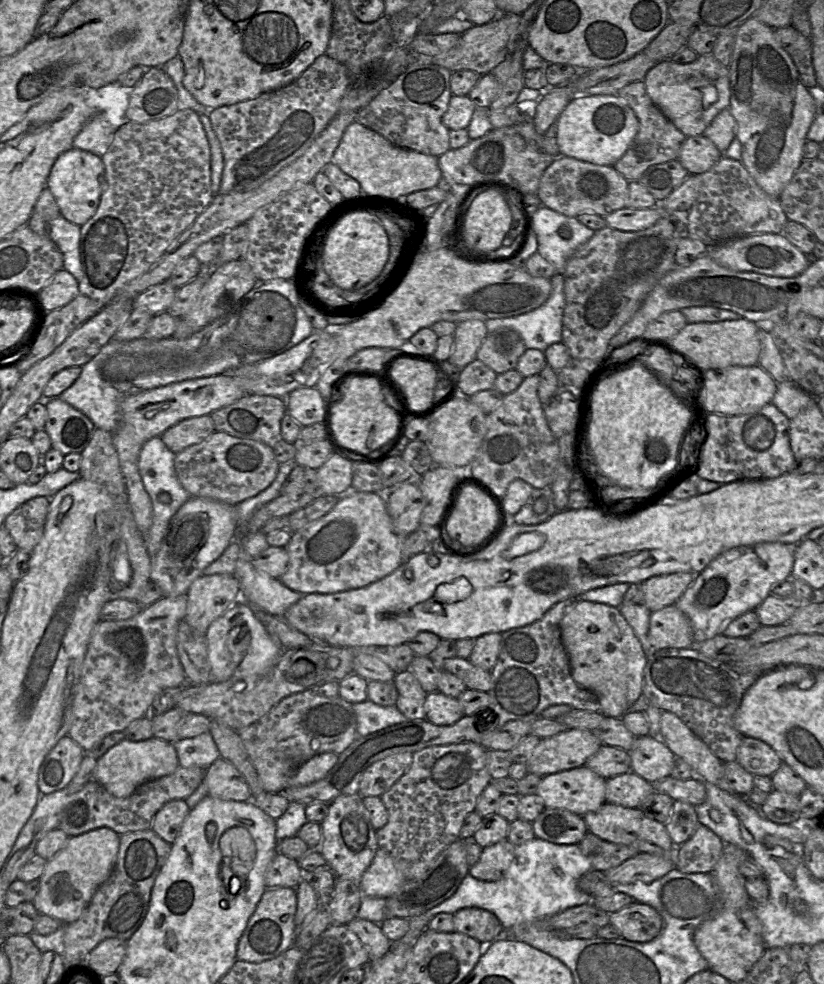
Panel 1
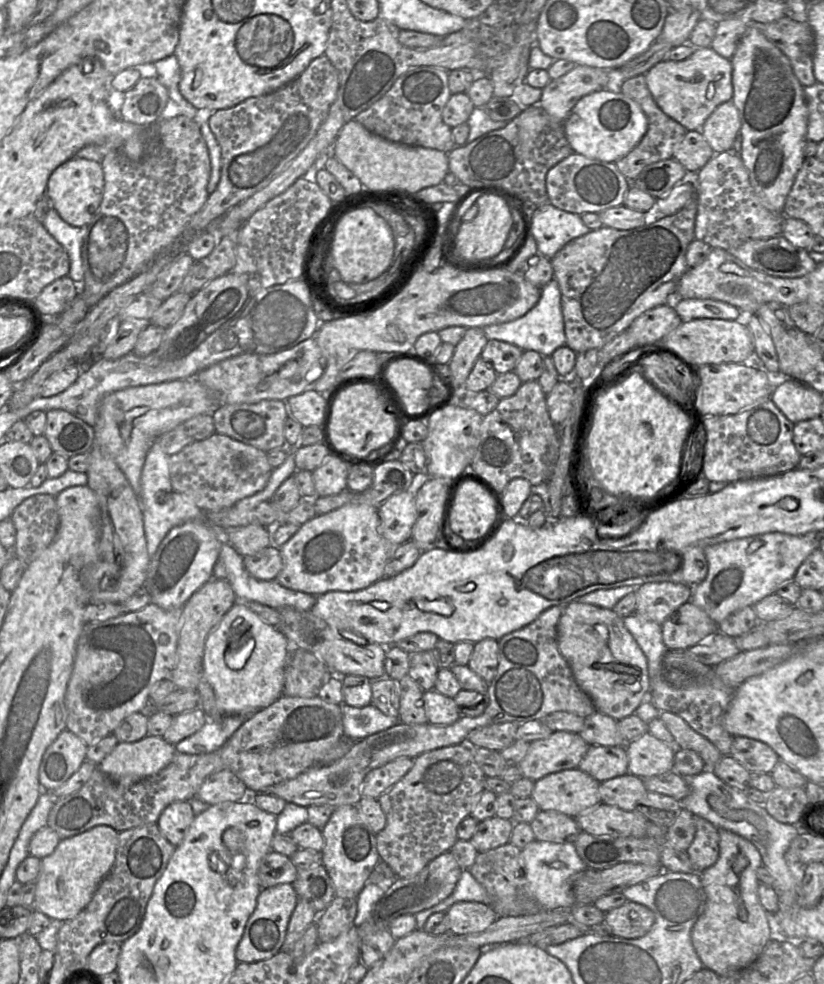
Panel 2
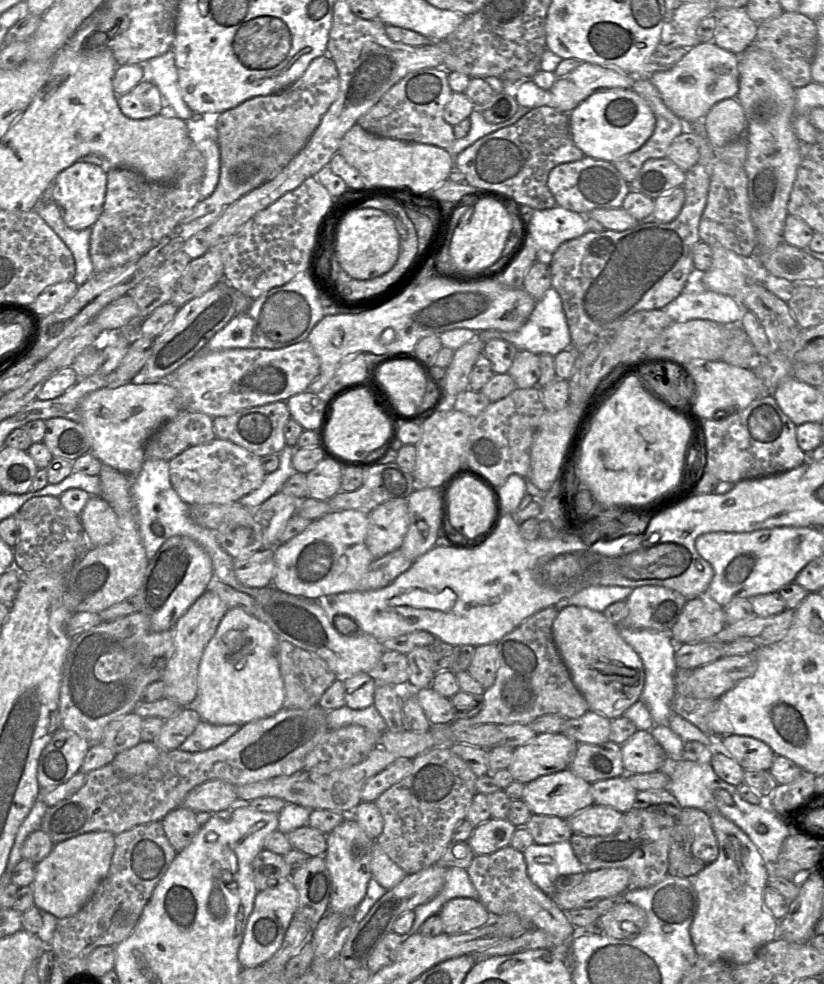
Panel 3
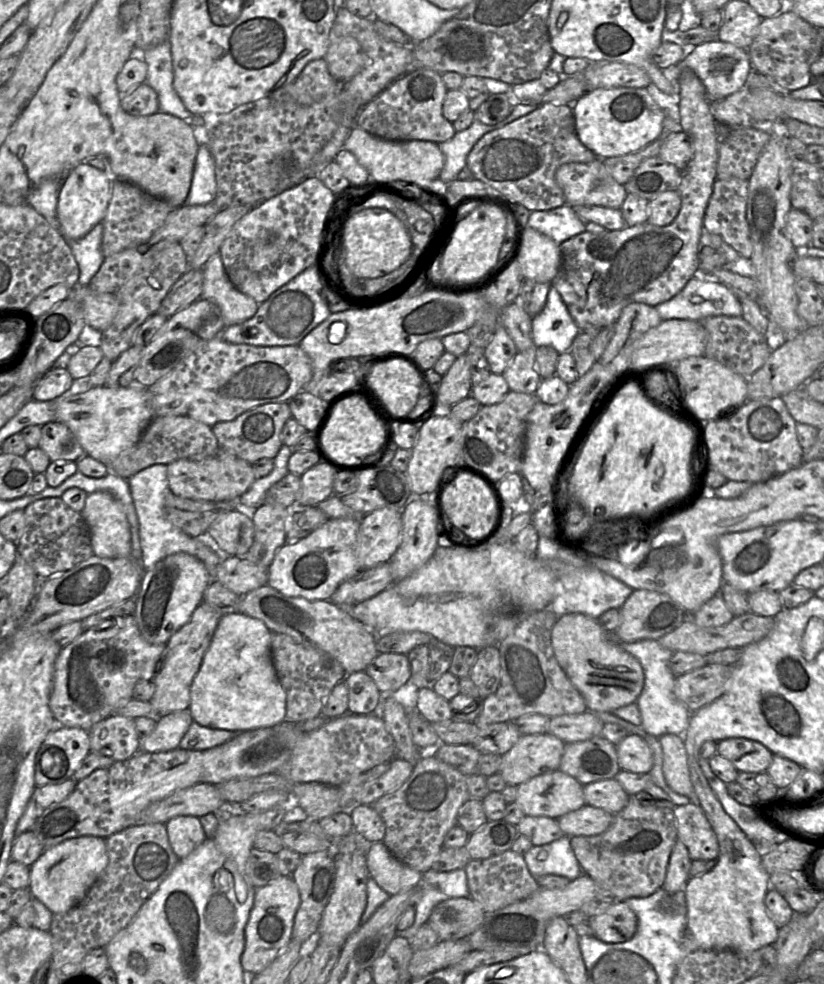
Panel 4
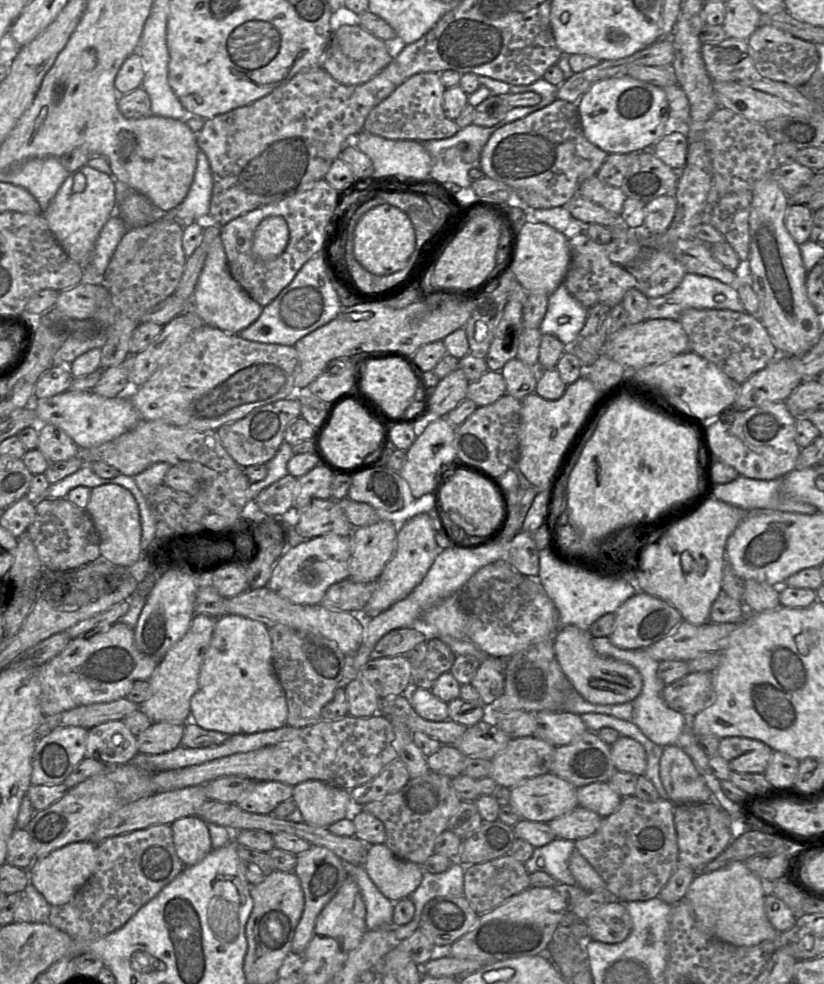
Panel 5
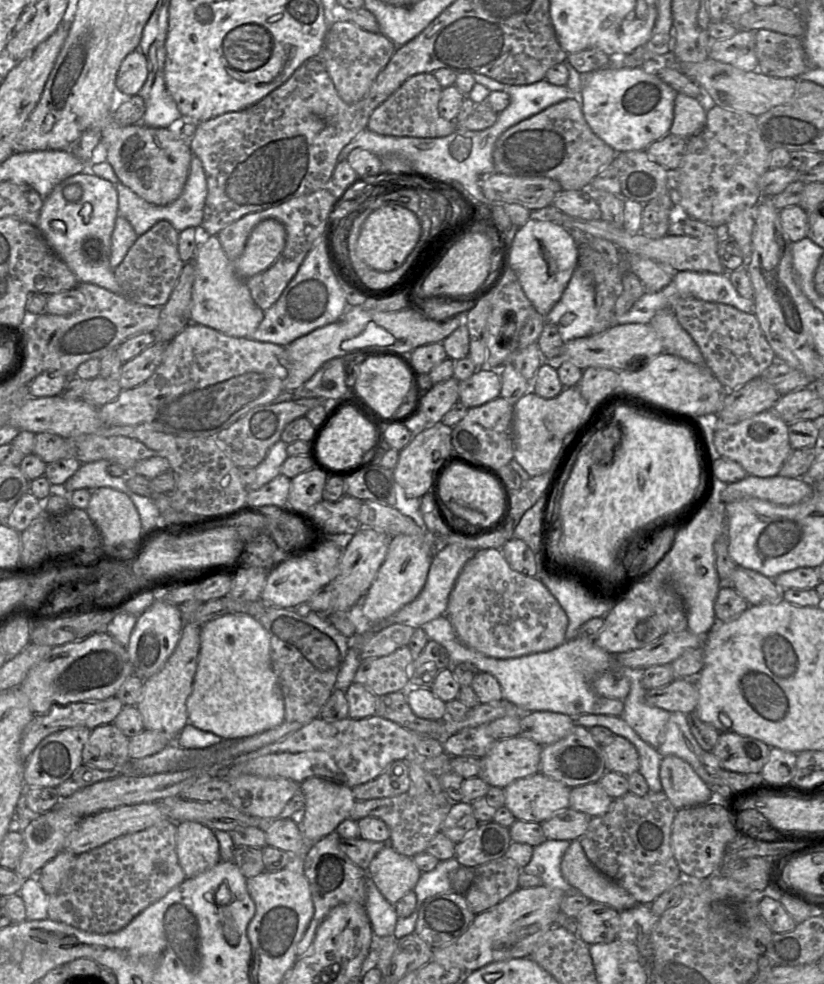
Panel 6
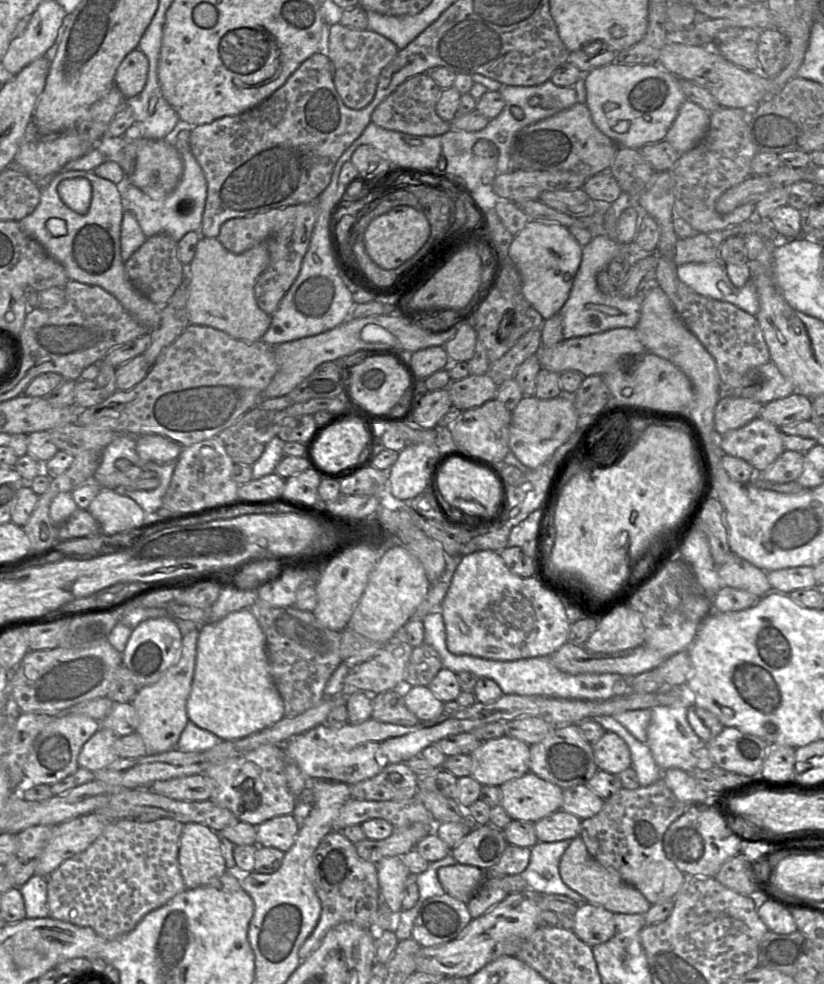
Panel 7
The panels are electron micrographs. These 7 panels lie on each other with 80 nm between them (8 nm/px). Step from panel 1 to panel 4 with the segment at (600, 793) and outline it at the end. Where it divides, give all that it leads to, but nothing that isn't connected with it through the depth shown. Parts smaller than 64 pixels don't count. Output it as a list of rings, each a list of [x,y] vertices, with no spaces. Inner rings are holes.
[[[555,770],[519,784],[516,802],[526,816],[558,819],[586,804],[583,788],[572,776]]]

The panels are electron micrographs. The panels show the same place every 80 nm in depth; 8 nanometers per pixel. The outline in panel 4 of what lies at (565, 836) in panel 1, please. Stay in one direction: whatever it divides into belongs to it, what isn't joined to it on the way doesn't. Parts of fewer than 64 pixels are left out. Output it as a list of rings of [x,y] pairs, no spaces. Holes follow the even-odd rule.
[[[524,816],[516,828],[518,834],[526,836],[533,846],[549,844],[564,836],[557,820],[549,817]]]

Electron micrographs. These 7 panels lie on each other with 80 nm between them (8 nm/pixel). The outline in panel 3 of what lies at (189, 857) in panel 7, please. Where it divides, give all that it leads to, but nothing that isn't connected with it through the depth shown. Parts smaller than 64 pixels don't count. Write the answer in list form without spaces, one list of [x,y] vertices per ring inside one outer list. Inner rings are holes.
[[[179,806],[161,820],[166,837],[178,853],[192,842],[199,831],[196,814],[191,809]]]

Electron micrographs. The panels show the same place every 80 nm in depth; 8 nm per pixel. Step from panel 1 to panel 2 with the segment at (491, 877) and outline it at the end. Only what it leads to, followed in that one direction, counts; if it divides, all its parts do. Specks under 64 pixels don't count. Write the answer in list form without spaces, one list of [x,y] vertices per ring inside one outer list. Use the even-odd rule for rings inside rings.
[[[510,842],[497,848],[478,852],[474,864],[468,869],[472,876],[486,890],[490,907],[499,918],[530,916],[543,910],[539,902],[528,892],[525,873],[520,865],[521,849]]]

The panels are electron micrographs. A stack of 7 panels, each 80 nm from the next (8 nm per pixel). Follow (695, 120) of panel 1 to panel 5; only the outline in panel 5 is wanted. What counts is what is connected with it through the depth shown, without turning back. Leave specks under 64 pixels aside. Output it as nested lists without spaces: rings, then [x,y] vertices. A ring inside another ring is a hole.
[[[726,38],[719,43],[702,44],[705,68],[713,82],[734,82],[756,76],[748,41]]]

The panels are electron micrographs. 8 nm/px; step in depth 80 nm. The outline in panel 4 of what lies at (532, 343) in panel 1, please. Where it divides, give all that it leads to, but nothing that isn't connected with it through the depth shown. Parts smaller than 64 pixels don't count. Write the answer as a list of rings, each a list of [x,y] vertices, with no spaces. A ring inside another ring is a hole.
[[[551,286],[544,308],[532,317],[534,346],[551,346],[562,354],[570,351],[579,331],[561,295],[555,287]]]

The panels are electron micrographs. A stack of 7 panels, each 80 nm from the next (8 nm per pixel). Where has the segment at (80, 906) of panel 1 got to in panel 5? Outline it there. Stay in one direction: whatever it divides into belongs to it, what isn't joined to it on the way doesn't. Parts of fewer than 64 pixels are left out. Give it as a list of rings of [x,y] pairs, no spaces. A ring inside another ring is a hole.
[[[90,841],[74,842],[35,859],[28,869],[30,883],[51,906],[68,903],[87,882],[97,867],[97,844]]]

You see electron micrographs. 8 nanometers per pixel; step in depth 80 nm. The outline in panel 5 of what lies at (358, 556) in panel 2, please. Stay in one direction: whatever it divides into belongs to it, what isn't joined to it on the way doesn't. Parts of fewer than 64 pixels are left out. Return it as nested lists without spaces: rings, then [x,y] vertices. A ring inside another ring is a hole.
[[[333,533],[311,539],[294,540],[273,567],[267,587],[295,604],[320,604],[328,588],[350,575],[351,536]]]

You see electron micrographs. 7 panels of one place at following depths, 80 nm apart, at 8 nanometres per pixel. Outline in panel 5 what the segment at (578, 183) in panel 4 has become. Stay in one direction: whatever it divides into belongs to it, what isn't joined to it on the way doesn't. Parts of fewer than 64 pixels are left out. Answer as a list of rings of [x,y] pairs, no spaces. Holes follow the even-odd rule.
[[[597,175],[583,181],[579,186],[577,195],[615,214],[621,214],[626,199],[626,195],[621,188],[612,187],[603,183]]]

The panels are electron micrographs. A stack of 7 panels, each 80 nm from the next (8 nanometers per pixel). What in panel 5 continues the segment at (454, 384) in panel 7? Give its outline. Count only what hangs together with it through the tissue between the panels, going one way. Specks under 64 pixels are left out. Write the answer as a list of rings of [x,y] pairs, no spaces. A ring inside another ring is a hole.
[[[486,371],[479,380],[470,382],[467,389],[467,398],[478,407],[492,404],[505,394],[506,382],[500,371]]]

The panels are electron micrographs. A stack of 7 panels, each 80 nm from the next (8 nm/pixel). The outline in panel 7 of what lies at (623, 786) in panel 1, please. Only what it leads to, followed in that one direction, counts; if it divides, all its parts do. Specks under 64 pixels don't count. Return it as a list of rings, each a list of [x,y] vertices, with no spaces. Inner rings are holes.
[[[585,784],[563,789],[561,810],[571,813],[581,820],[596,815],[603,807],[604,800]]]

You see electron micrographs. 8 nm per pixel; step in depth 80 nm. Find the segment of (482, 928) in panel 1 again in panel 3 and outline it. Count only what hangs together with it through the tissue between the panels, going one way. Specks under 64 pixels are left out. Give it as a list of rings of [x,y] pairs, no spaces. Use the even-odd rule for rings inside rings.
[[[454,898],[439,912],[445,934],[458,935],[485,926],[491,914],[478,899]]]

